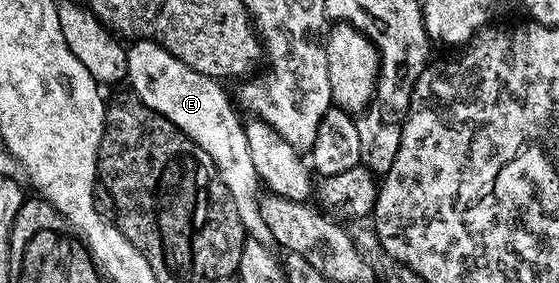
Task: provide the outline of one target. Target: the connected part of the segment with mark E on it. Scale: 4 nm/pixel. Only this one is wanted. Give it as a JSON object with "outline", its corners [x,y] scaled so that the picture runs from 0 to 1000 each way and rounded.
{"outline":[[[242,141],[227,184],[227,276],[236,293],[238,332],[256,371],[284,410],[297,413],[374,548],[388,597],[390,633],[408,664],[442,827],[456,852],[481,855],[485,830],[479,788],[472,788],[469,770],[465,721],[472,675],[447,544],[438,431],[435,417],[429,420],[428,389],[413,339],[410,350],[397,314],[399,297],[385,276],[345,251],[343,237],[315,208],[297,170],[275,145]]]}

